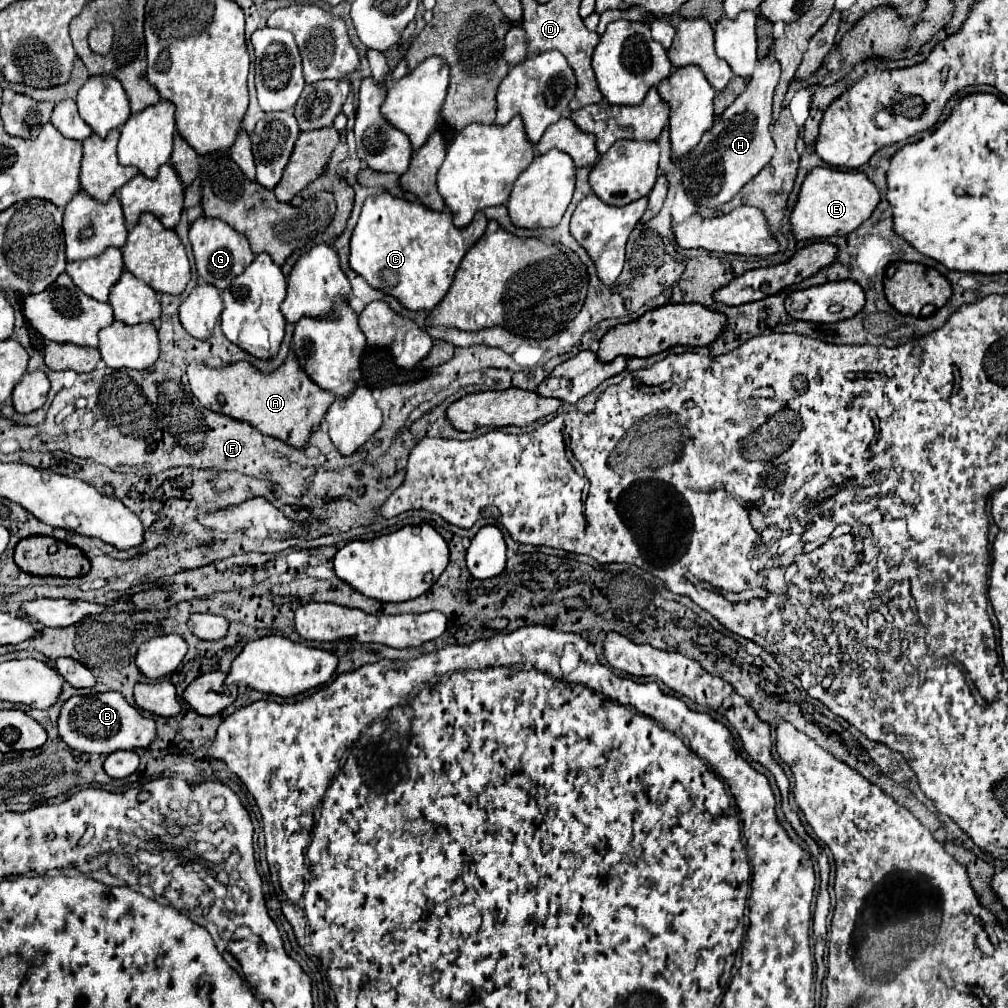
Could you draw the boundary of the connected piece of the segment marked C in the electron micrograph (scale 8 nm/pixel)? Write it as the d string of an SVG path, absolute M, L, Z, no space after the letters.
M383 192L379 196L367 198L363 204L359 222L351 236L349 264L357 274L361 274L369 282L369 286L395 296L407 310L431 312L447 294L453 282L453 274L461 264L461 258L485 234L485 228L487 218L483 212L477 212L477 218L467 228L455 228L449 212L431 212L425 210L425 206L421 206L419 202L407 202L403 198L395 198Z

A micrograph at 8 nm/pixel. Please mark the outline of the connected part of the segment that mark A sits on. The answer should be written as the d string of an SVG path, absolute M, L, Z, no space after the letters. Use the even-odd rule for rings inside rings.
M289 354L285 364L273 374L261 374L247 362L237 362L219 370L211 370L203 364L189 364L187 368L189 386L195 398L209 410L225 414L233 420L247 422L265 436L281 438L293 448L303 448L315 428L321 426L329 406L337 396L321 390L297 364L295 356Z

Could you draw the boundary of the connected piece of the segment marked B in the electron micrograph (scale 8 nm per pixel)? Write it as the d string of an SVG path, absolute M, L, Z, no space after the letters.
M121 692L73 696L65 702L59 716L59 734L63 742L87 754L111 754L115 750L135 750L147 748L157 738L157 724L145 718L137 708L133 708Z

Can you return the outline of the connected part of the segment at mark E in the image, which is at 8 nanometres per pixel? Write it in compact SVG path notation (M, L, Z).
M827 166L815 168L807 174L797 206L791 214L793 234L797 240L819 240L829 236L847 236L861 222L865 222L879 204L879 192L867 174L857 170L833 170Z

